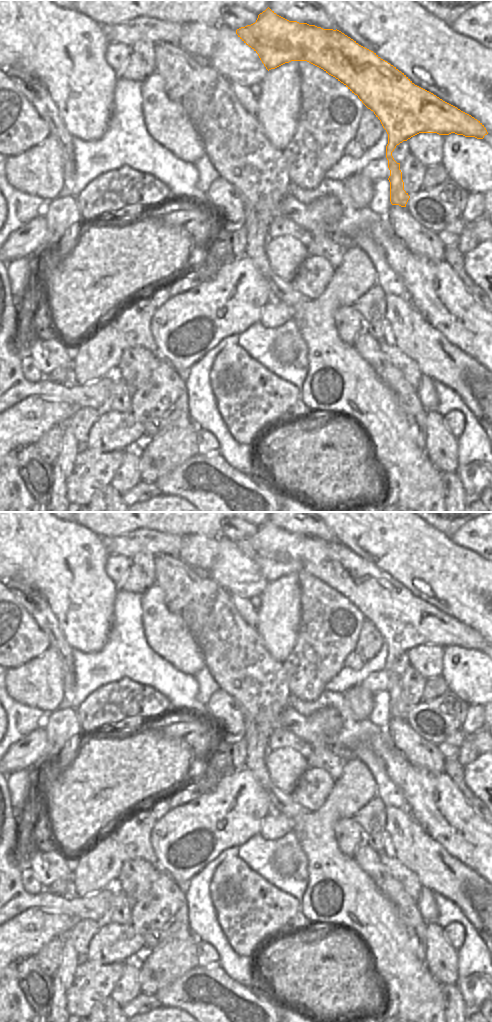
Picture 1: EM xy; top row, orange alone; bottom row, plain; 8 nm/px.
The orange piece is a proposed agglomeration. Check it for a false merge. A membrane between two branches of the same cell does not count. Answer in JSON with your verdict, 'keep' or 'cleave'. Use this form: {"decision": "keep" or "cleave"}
{"decision": "keep"}

